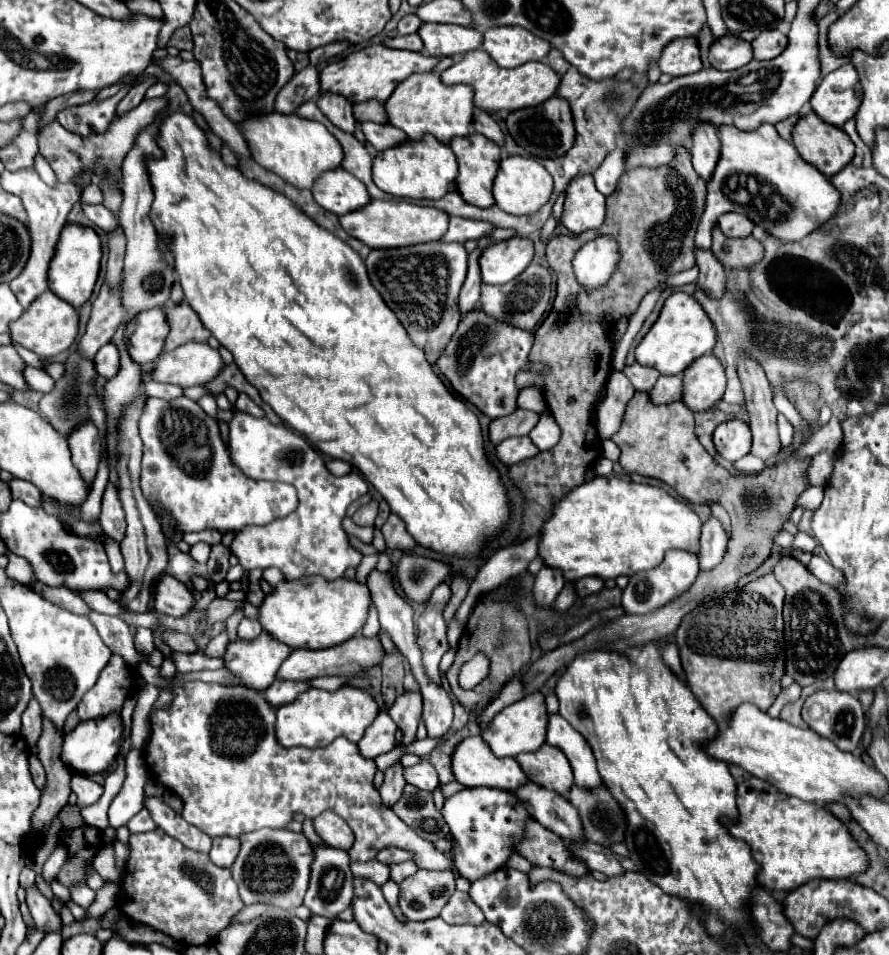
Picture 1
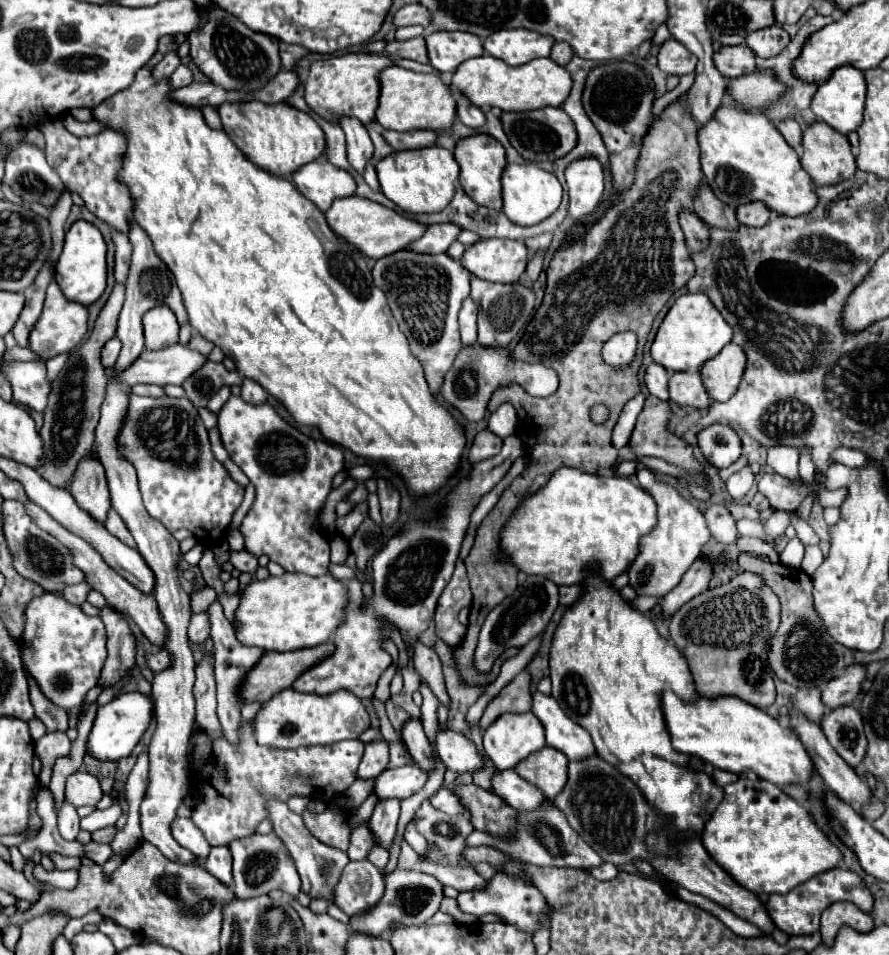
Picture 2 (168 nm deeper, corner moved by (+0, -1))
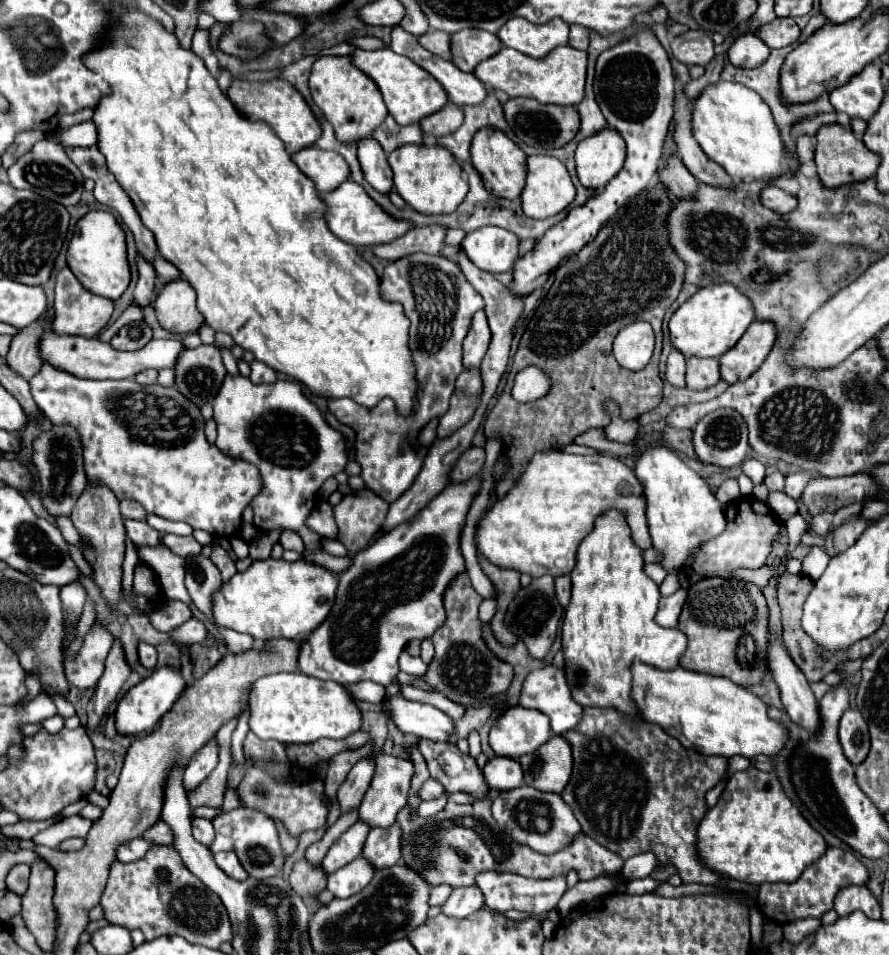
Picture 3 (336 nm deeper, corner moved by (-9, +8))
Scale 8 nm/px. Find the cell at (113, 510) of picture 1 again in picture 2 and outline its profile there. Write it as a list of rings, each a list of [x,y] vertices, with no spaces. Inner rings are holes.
[[[110,510],[110,512],[108,512],[106,530],[108,530],[110,534],[114,534],[118,540],[122,540],[126,546],[130,546],[130,548],[136,548],[136,542],[134,542],[134,538],[132,538],[132,534],[128,534],[128,528],[124,526],[122,518],[118,518],[118,514],[116,514],[114,510]]]

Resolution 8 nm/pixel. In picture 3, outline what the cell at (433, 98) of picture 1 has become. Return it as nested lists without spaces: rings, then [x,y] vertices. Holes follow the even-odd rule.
[[[389,47],[387,49],[377,49],[377,51],[355,49],[353,51],[353,61],[363,73],[367,73],[377,83],[377,87],[383,95],[383,101],[389,109],[389,115],[399,125],[419,123],[423,117],[427,117],[431,113],[437,113],[441,107],[445,107],[449,103],[449,97],[447,97],[445,89],[441,87],[441,83],[437,83],[437,79],[431,73],[427,73],[425,69],[415,65],[411,59],[393,53]]]

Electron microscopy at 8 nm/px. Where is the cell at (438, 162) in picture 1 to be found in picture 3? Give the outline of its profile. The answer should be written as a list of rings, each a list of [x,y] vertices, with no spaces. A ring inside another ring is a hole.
[[[403,145],[389,153],[387,161],[393,169],[393,183],[397,193],[419,213],[451,213],[467,195],[469,187],[467,181],[463,181],[461,177],[461,163],[449,149],[441,145]]]

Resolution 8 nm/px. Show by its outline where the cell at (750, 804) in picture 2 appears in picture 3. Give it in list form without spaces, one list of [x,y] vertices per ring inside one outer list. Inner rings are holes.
[[[749,767],[749,769],[745,769],[745,771],[737,771],[735,775],[729,777],[727,787],[725,787],[725,791],[723,791],[721,797],[719,797],[719,803],[703,817],[703,821],[701,821],[701,825],[699,825],[699,829],[697,829],[697,835],[699,835],[699,843],[697,843],[697,845],[699,845],[699,857],[703,857],[703,865],[705,865],[705,867],[713,869],[715,873],[727,875],[727,877],[737,879],[737,881],[743,881],[743,883],[753,883],[753,885],[761,885],[761,883],[793,883],[793,881],[797,881],[797,877],[801,877],[801,873],[803,873],[809,865],[813,865],[813,863],[825,853],[825,849],[829,847],[827,841],[823,839],[823,835],[809,825],[809,821],[801,815],[801,811],[797,809],[797,805],[785,795],[779,777],[777,777],[775,773],[763,773],[763,771],[759,771],[757,767]]]

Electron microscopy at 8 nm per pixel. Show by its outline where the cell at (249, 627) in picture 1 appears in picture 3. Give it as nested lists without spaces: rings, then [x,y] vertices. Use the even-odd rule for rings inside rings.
[[[213,543],[213,551],[211,551],[209,559],[219,567],[219,571],[221,571],[221,575],[223,575],[223,581],[225,581],[225,583],[237,573],[233,559],[229,557],[229,553],[227,553],[219,543]]]

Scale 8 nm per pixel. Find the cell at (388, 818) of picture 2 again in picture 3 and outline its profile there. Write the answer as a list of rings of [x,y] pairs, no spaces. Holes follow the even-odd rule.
[[[393,823],[385,829],[373,827],[365,841],[363,857],[369,859],[375,869],[395,865],[401,859],[401,825]]]

